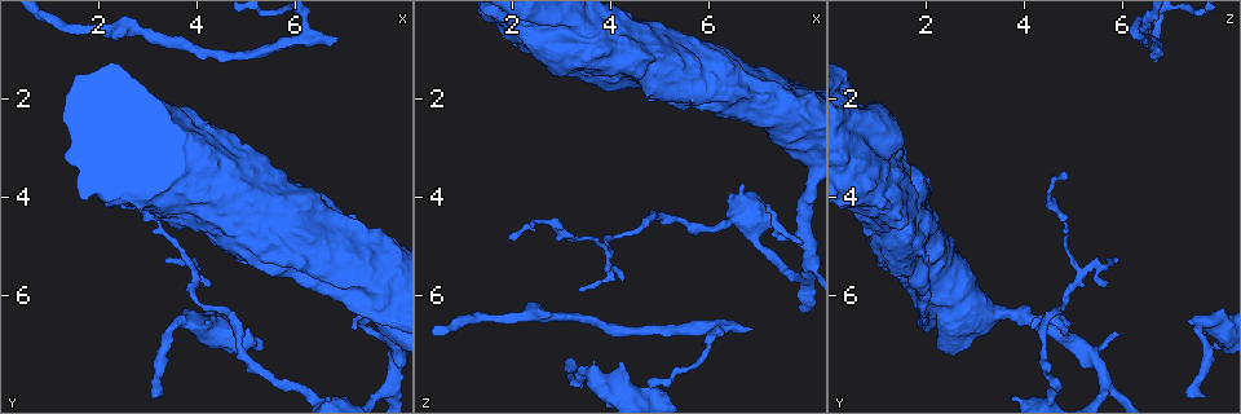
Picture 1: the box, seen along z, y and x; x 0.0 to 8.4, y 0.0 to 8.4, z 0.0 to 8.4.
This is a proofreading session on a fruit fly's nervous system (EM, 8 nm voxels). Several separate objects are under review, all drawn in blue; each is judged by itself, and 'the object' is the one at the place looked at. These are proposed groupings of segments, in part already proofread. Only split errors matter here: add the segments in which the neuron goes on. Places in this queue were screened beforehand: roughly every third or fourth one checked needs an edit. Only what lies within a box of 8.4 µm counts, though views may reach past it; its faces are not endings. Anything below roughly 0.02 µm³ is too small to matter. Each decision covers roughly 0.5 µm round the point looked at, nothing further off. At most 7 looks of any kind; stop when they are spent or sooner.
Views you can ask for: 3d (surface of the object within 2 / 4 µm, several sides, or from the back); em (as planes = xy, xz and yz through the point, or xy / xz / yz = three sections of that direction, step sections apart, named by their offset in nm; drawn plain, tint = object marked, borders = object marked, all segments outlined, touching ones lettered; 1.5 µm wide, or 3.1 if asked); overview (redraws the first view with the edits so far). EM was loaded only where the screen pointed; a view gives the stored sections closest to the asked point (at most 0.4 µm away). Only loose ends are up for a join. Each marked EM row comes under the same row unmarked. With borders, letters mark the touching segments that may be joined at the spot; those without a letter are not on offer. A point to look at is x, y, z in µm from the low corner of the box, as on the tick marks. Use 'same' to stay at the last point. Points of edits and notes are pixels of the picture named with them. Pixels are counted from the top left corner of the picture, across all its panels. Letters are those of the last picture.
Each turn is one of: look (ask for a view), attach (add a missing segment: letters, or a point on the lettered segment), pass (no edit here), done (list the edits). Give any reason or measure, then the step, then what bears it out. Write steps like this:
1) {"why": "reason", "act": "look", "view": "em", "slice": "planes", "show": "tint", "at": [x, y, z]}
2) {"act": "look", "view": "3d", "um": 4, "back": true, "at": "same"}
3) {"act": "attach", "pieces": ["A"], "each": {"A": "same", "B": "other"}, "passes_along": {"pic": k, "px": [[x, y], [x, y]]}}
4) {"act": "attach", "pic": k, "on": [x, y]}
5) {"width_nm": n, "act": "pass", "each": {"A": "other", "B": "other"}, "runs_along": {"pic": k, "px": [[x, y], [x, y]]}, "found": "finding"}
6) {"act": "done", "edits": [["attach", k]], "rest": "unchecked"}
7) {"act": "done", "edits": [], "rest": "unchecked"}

{"why": "tapers out", "act": "look", "view": "em", "slice": "planes", "show": "borders", "at": [7.15, 6.65, 4.10]}

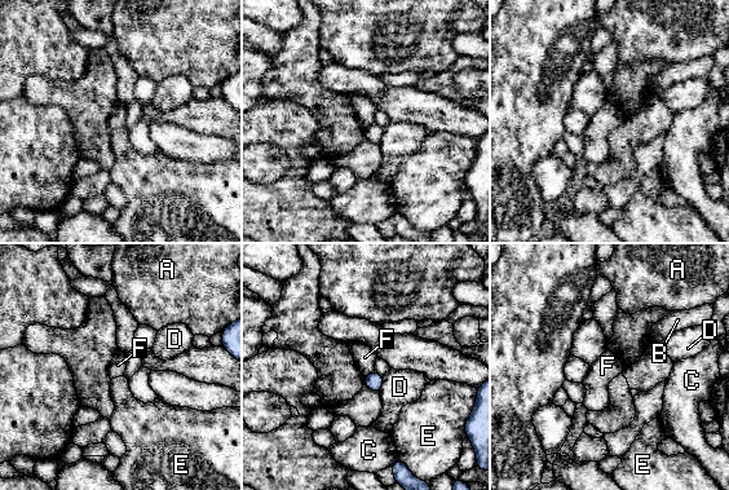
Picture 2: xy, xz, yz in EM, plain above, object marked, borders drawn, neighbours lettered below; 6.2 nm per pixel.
{"act": "pass", "each": {"A": "other", "B": "other", "C": "other", "D": "other", "E": "other", "F": "other"}, "border": {"pic": 2, "px": [[374, 370], [365, 376]]}, "found": "no lettered segment goes on from it"}

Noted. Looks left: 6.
{"why": "branch stops here", "act": "look", "view": "em", "slice": "yz", "step": 8, "show": "tint", "at": [3.40, 5.30, 5.85]}

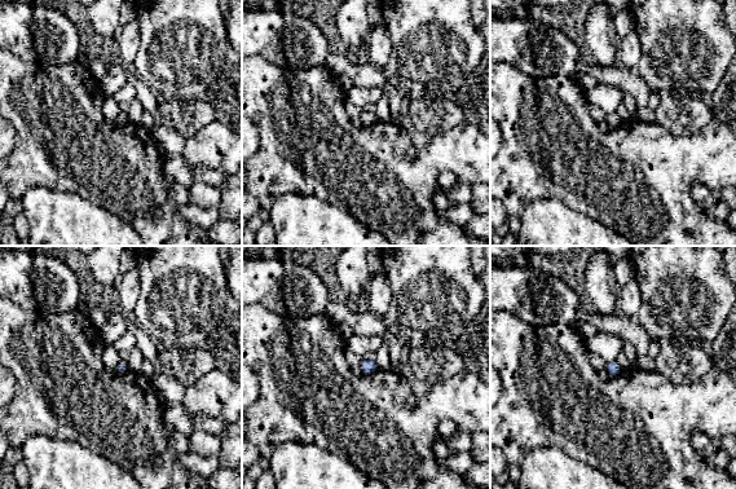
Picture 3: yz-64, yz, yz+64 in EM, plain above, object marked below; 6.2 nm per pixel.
{"why": "cut it another way", "act": "look", "view": "em", "slice": "planes", "show": "borders", "at": "same"}

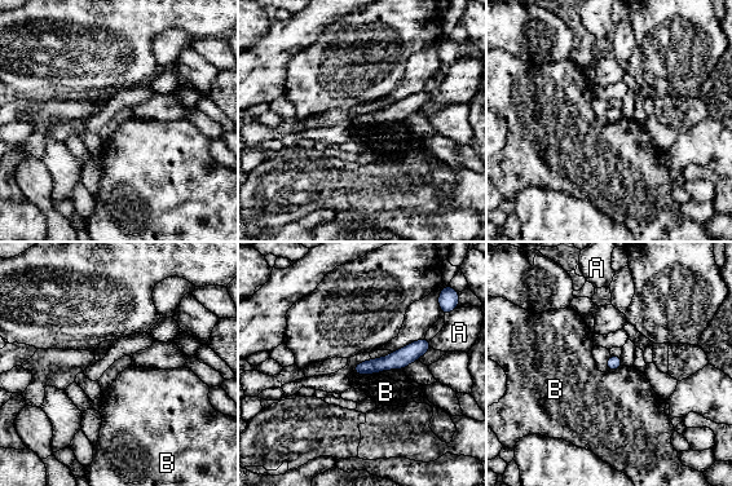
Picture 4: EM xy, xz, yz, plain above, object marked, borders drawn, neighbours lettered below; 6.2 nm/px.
{"longest_contact_nm": ["B", 150], "act": "pass", "each": {"A": "other", "B": "other"}, "border": {"pic": 4, "px": [[355, 372], [378, 374]]}, "found": "no lettered segment goes on from it"}

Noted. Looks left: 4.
{"why": "an open end", "act": "look", "view": "3d", "um": 4, "at": [6.85, 0.85, 6.60]}

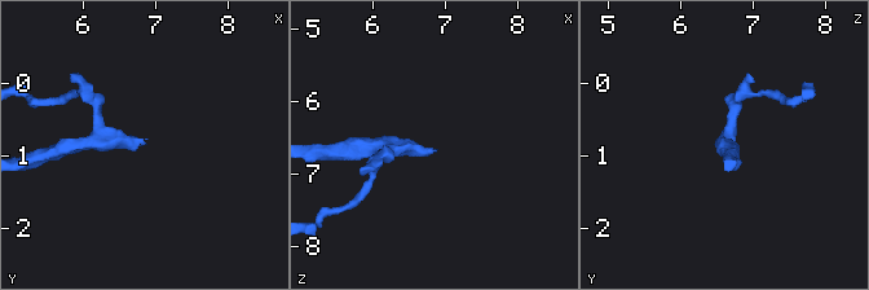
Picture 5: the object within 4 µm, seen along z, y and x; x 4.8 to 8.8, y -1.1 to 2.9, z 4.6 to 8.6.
{"act": "look", "view": "em", "slice": "xy", "step": 8, "show": "borders", "at": [6.85, 0.80, 6.70]}

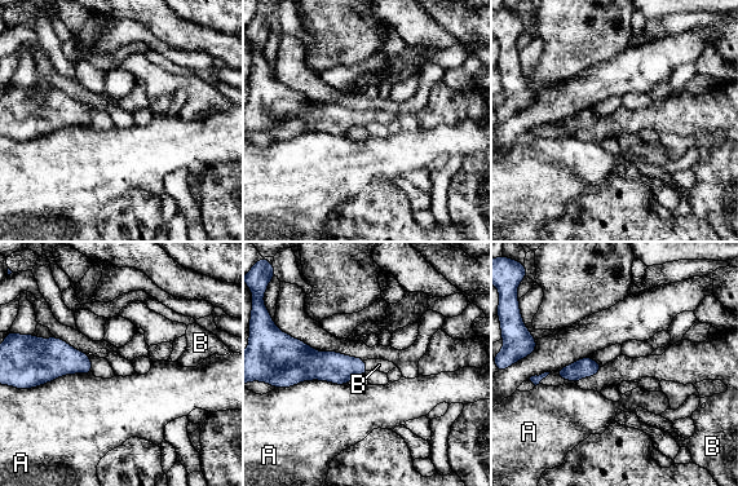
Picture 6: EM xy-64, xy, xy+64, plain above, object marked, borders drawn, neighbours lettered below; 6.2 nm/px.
{"act": "look", "view": "em", "slice": "xz", "step": 4, "show": "borders", "at": "same"}

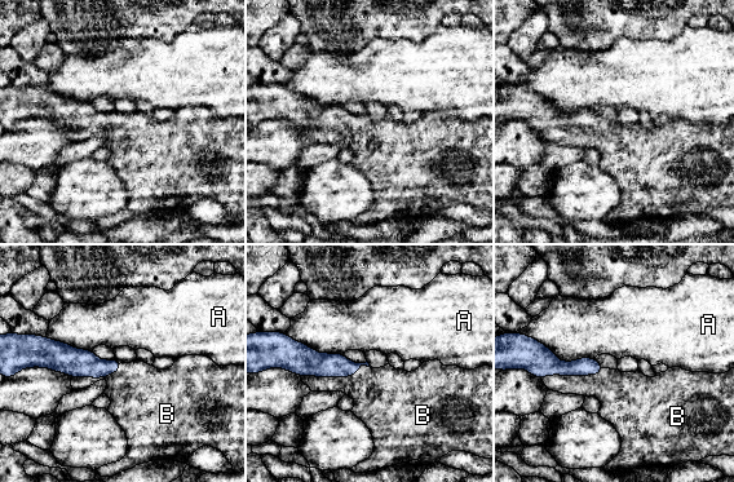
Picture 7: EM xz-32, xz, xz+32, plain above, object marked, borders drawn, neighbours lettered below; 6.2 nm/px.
{"act": "attach", "pieces": ["B"], "each": {"A": "other", "B": "same"}, "passes_along": {"pic": 7, "px": [[301, 359], [336, 376], [374, 390]]}, "found": "the neuron continues"}

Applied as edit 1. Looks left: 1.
{"act": "done", "edits": [["attach", 7]], "rest": "unchecked"}

